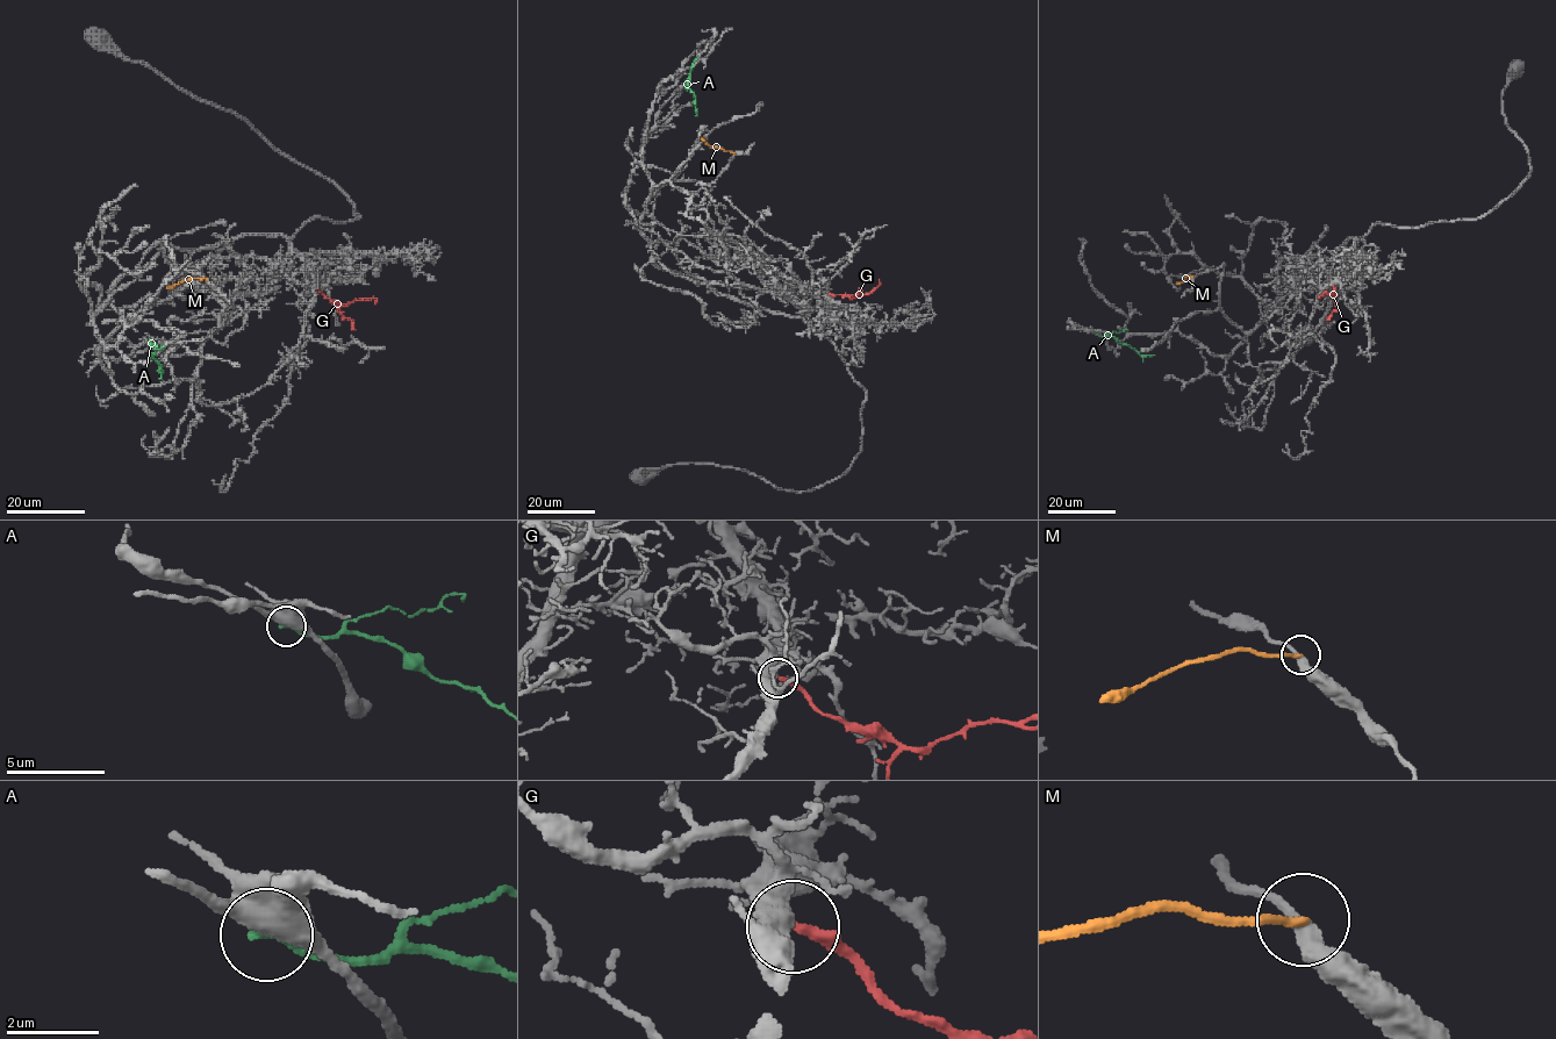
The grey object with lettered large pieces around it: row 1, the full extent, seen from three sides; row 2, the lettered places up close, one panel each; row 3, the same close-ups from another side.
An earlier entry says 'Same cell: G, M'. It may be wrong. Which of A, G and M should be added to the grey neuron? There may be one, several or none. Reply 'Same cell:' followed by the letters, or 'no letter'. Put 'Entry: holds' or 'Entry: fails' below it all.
Same cell: G
Entry: fails

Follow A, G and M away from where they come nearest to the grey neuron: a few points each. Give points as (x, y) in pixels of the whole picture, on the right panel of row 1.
A: (1097, 334), (1113, 336), (1141, 356), (1155, 356)
G: (1332, 286), (1333, 298), (1333, 294), (1327, 292), (1318, 298)
M: (1192, 276), (1177, 285)

